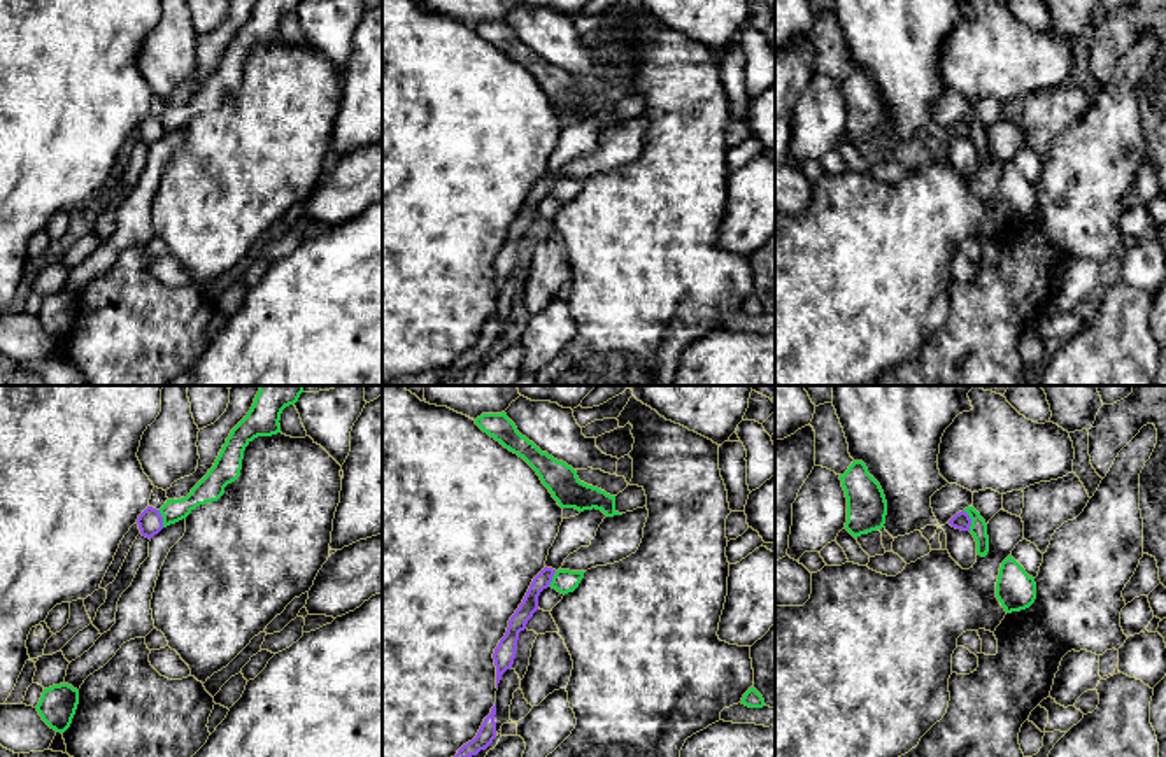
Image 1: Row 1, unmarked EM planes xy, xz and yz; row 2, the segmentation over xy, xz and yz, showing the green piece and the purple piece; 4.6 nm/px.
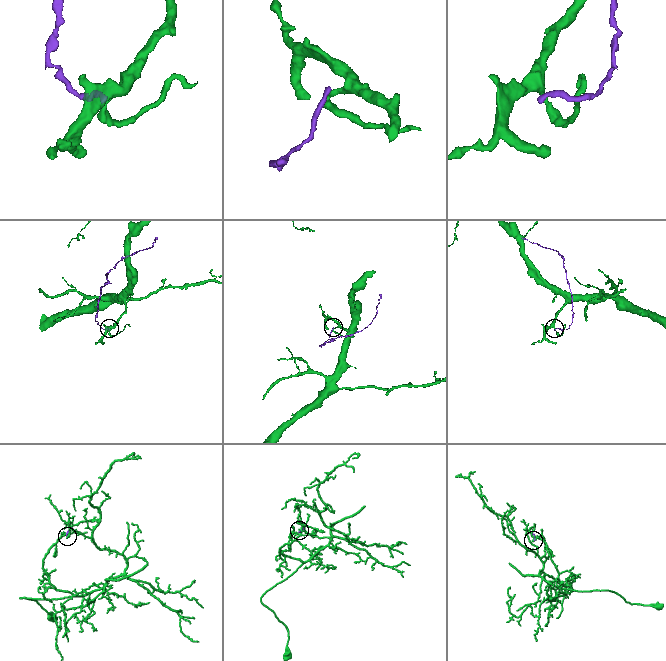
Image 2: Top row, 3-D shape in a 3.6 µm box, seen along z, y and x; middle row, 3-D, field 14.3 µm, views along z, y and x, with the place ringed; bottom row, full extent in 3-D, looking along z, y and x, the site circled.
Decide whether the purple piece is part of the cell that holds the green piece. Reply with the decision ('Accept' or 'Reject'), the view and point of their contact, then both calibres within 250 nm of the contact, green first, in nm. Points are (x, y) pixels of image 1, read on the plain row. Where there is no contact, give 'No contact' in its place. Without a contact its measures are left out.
Reject. Touches green at yz (972, 128). Thickness 80 nm (green) against 80 nm

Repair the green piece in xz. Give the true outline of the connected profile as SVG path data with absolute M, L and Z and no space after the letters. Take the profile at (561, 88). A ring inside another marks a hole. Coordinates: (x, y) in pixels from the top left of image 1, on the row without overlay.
M505 19L482 21L475 26L475 32L505 56L523 65L537 79L561 116L575 116L579 119L596 116L607 124L622 123L615 117L615 103L580 89L572 74L542 60L523 44Z

